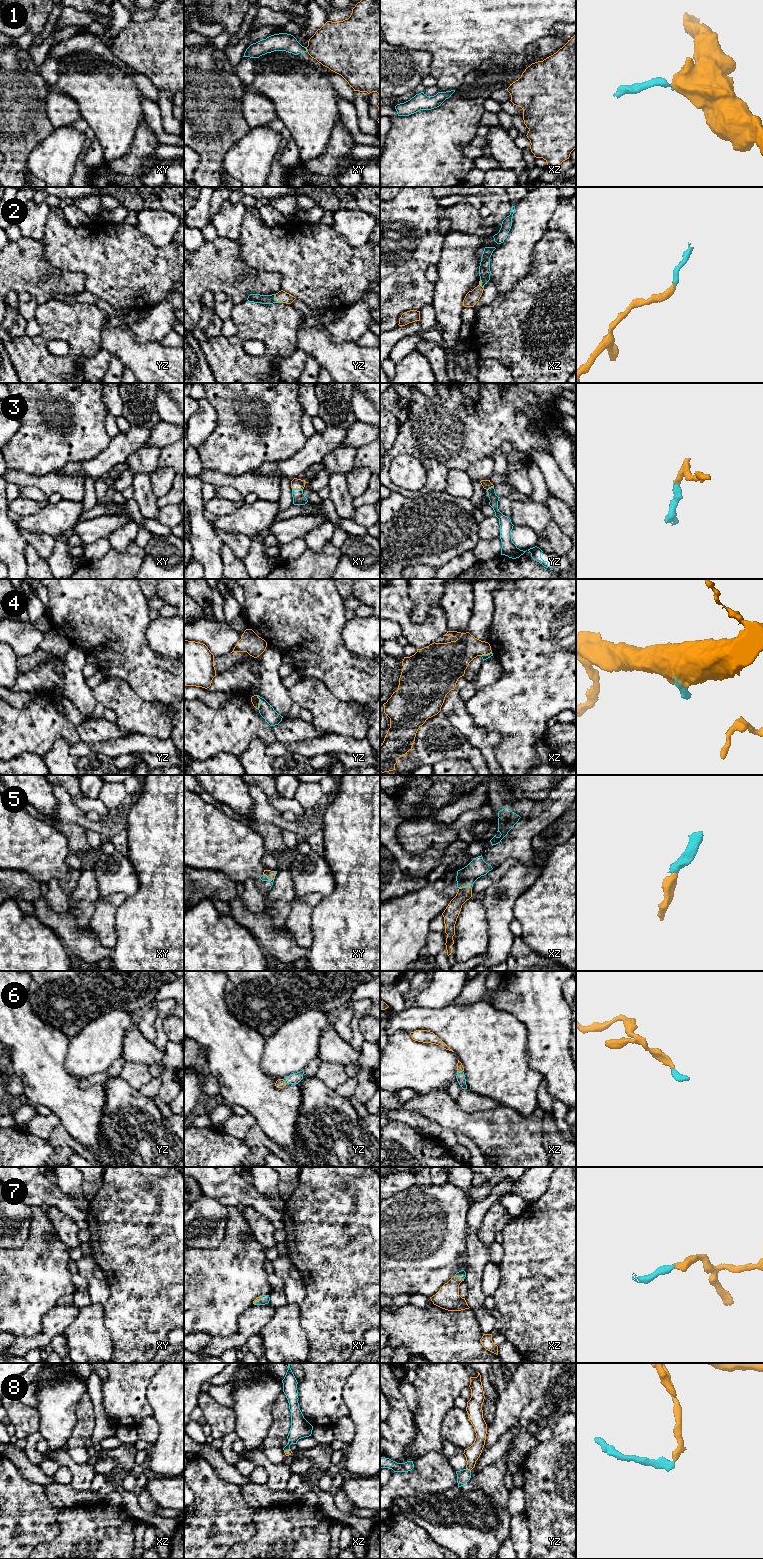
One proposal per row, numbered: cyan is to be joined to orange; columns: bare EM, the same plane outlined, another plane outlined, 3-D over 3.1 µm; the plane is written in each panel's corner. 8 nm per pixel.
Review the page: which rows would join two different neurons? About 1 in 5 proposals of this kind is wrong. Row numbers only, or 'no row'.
1

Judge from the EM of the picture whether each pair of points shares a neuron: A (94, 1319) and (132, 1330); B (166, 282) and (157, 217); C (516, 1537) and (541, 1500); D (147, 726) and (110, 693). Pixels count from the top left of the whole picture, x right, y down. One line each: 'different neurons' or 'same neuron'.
A: different neurons
B: different neurons
C: different neurons
D: same neuron

